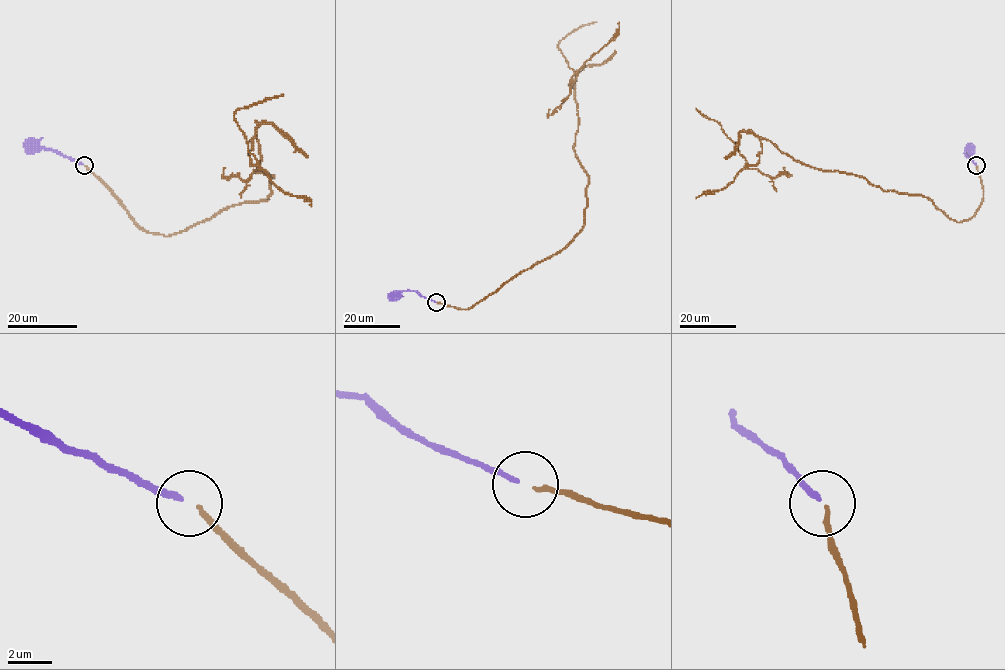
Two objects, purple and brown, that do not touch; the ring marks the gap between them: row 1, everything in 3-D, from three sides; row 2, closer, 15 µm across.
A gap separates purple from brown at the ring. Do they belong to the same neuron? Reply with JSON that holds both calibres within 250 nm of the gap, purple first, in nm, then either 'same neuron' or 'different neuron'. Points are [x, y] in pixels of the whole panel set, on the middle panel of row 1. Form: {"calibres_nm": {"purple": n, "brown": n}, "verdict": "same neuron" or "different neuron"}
{"calibres_nm": {"purple": 240, "brown": 220}, "verdict": "same neuron"}

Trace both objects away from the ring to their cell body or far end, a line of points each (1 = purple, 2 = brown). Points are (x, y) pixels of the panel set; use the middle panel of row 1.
1: (435, 302), (413, 290), (394, 292), (394, 295)
2: (437, 302), (468, 309), (561, 251), (580, 230), (589, 176), (574, 146), (575, 73), (556, 47), (596, 21)

